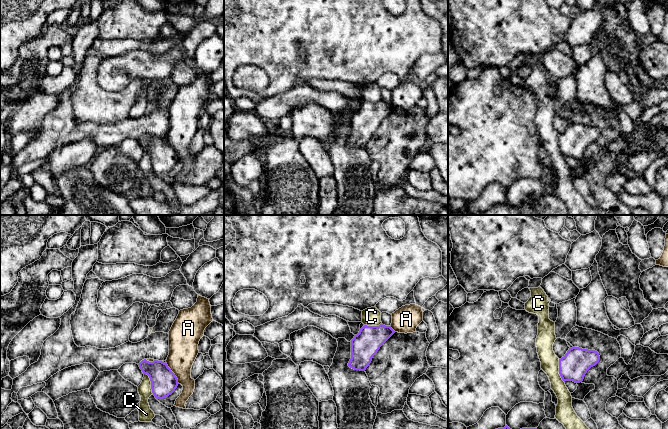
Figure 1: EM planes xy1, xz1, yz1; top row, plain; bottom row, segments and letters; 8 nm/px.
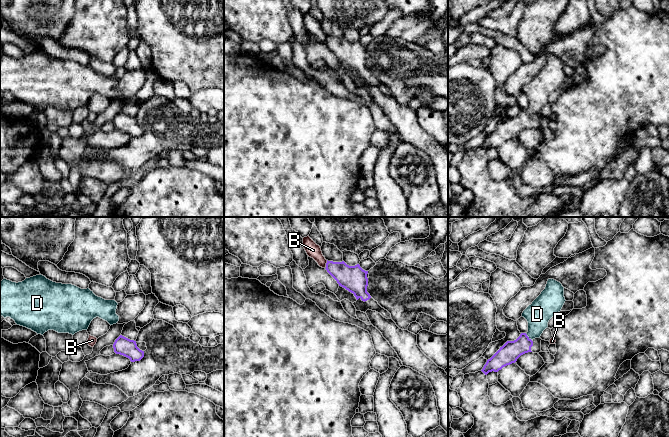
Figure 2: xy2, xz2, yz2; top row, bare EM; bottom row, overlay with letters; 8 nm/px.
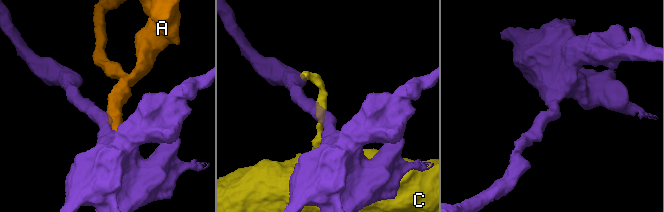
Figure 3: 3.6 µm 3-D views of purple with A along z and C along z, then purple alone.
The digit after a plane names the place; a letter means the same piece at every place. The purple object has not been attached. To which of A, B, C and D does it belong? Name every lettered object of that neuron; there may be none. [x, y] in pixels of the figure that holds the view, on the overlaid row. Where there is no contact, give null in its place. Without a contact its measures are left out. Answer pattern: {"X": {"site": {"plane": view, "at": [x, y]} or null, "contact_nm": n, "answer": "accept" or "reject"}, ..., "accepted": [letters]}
{"A": {"site": {"plane": "xy1", "at": [173, 373]}, "contact_nm": 200, "answer": "reject"}, "B": {"site": {"plane": "xz2", "at": [326, 264]}, "contact_nm": 70, "answer": "reject"}, "C": {"site": {"plane": "yz1", "at": [559, 371]}, "contact_nm": 200, "answer": "reject"}, "D": {"site": {"plane": "yz2", "at": [528, 337]}, "contact_nm": 80, "answer": "reject"}, "accepted": []}

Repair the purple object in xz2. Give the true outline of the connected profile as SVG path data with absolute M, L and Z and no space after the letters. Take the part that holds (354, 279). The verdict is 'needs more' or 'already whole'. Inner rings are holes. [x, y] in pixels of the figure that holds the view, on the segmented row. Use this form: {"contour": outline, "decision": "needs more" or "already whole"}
{"contour": "M328 261L326 263L327 272L337 281L339 286L345 288L349 292L353 293L356 297L357 301L353 303L357 311L361 311L366 313L366 311L372 310L380 313L384 318L386 319L392 319L391 314L382 308L377 301L375 301L370 294L367 292L367 286L368 286L368 278L367 274L368 271L363 270L359 264L355 266L349 266L344 261L342 262L333 262Z", "decision": "needs more"}

